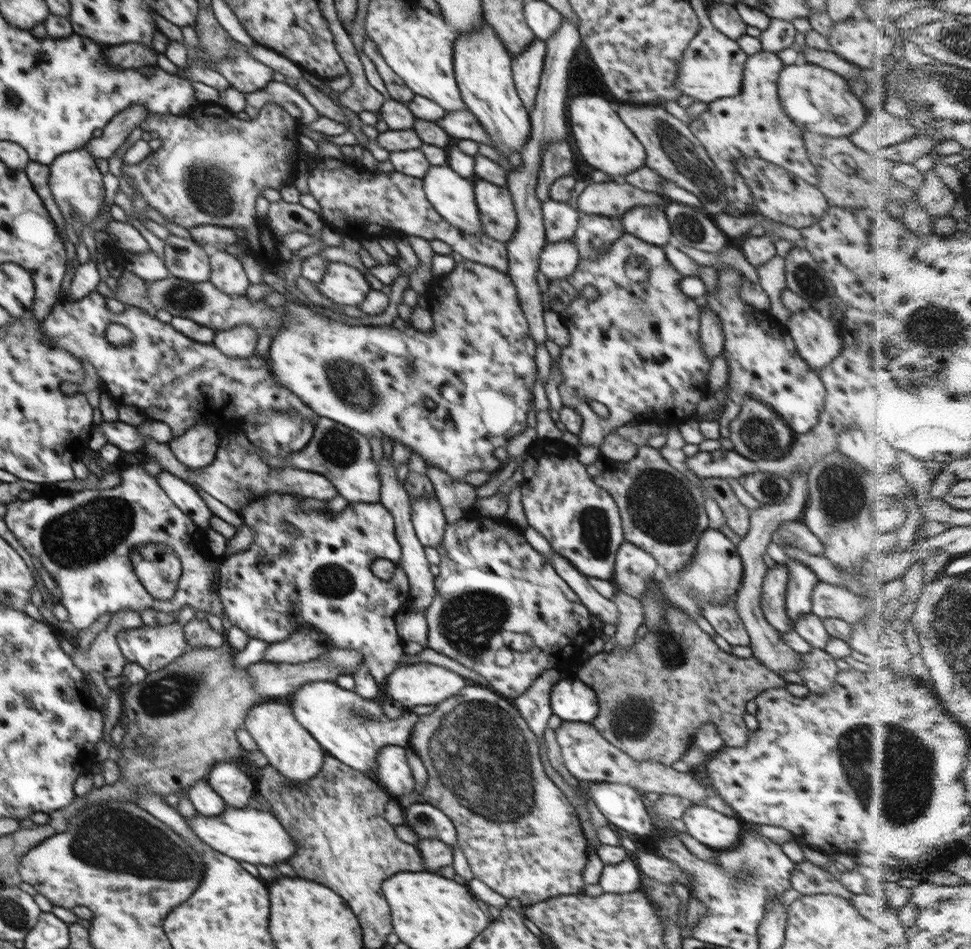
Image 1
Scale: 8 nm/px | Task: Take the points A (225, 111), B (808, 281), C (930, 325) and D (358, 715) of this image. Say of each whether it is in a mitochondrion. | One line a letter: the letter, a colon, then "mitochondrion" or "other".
A: other
B: mitochondrion
C: mitochondrion
D: mitochondrion

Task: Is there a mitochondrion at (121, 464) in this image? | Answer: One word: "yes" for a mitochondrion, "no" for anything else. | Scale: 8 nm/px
no

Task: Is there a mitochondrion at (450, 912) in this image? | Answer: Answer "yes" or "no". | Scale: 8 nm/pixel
no

